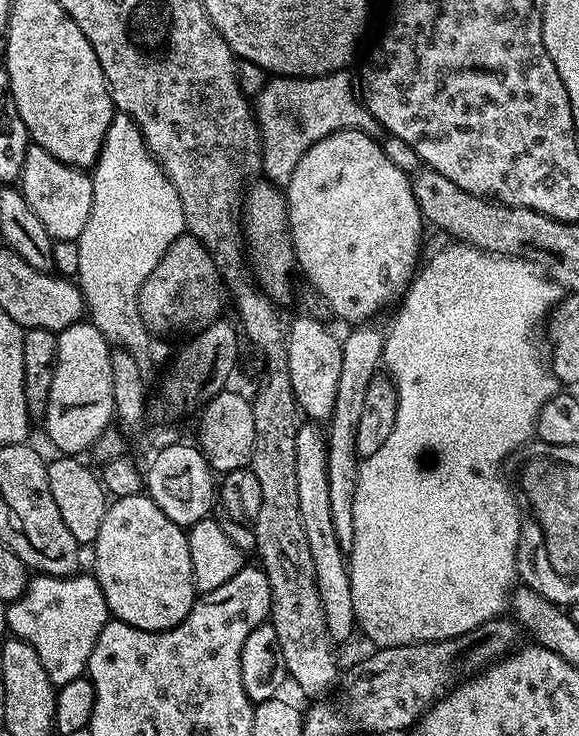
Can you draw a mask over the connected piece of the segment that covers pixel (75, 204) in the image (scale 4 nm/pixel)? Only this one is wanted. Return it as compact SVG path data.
M29 143L18 187L53 241L78 240L90 215L92 200L92 178L85 169L71 168L66 162L54 158L54 154L42 150L42 146Z

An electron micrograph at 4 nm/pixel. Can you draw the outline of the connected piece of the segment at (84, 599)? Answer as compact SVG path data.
M33 575L21 596L11 601L6 610L9 633L15 639L25 640L30 646L34 646L34 650L38 650L38 658L42 658L42 667L45 668L50 682L57 686L79 680L87 673L88 659L98 642L98 634L102 634L110 619L108 603L98 586L95 575L84 575Z

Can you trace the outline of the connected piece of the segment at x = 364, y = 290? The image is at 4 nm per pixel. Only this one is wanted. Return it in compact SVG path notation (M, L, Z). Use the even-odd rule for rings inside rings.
M347 128L322 138L322 142L314 142L314 146L310 146L306 154L302 154L298 166L294 166L294 174L290 174L290 182L286 185L286 199L288 228L292 232L292 249L296 255L296 268L304 271L303 279L314 285L318 294L322 294L322 298L326 298L331 315L341 316L342 319L349 320L349 325L359 326L376 318L372 316L378 315L383 308L390 307L392 303L395 305L408 291L408 286L418 271L416 259L420 256L420 231L426 228L426 221L418 210L418 202L414 198L409 173L398 170L398 166L394 166L394 162L386 158L383 147L373 137L367 136L358 128Z

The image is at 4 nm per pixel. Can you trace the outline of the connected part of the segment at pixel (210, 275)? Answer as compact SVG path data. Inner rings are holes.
M183 234L166 250L153 272L146 278L138 298L137 308L141 312L142 322L152 334L157 332L188 332L195 334L202 328L208 328L213 320L221 315L220 288L222 292L222 277L220 269L213 262L211 254L190 234Z

